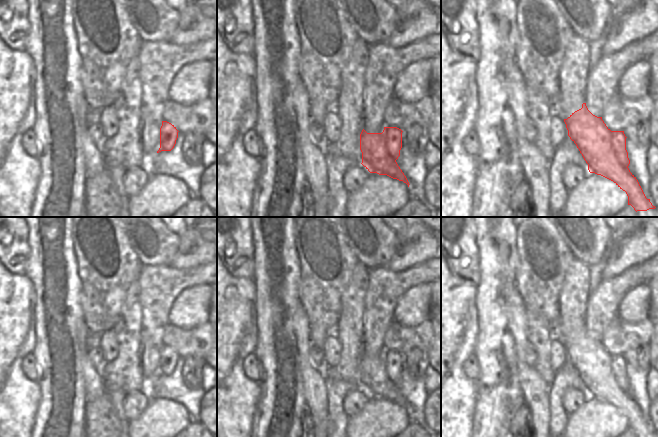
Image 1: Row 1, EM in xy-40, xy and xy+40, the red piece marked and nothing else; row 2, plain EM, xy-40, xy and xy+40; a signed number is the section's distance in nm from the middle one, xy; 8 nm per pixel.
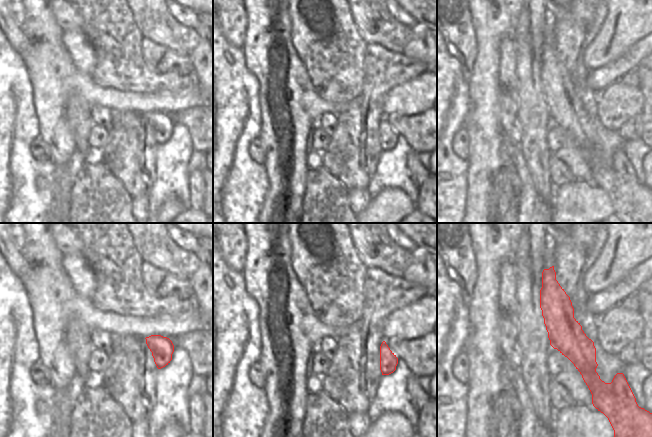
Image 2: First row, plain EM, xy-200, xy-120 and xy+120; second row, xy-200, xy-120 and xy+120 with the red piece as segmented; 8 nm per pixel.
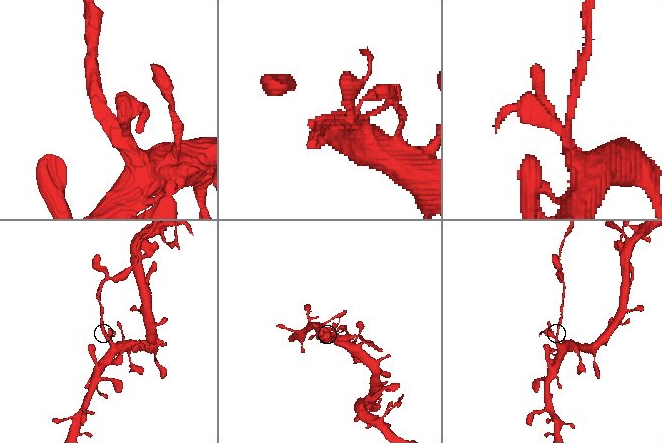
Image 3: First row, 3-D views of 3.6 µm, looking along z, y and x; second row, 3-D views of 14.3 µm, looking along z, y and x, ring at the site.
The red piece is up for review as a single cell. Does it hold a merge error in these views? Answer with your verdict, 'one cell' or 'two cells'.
two cells

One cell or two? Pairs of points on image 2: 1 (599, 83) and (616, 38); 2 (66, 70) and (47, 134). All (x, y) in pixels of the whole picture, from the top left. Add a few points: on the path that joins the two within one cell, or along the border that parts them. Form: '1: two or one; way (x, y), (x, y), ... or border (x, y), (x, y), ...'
1: two; border (627, 49), (614, 60), (590, 71)
2: one; way (51, 86), (51, 118)

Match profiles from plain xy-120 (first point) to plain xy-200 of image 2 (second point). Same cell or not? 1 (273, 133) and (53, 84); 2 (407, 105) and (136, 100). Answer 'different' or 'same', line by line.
1: same
2: same

